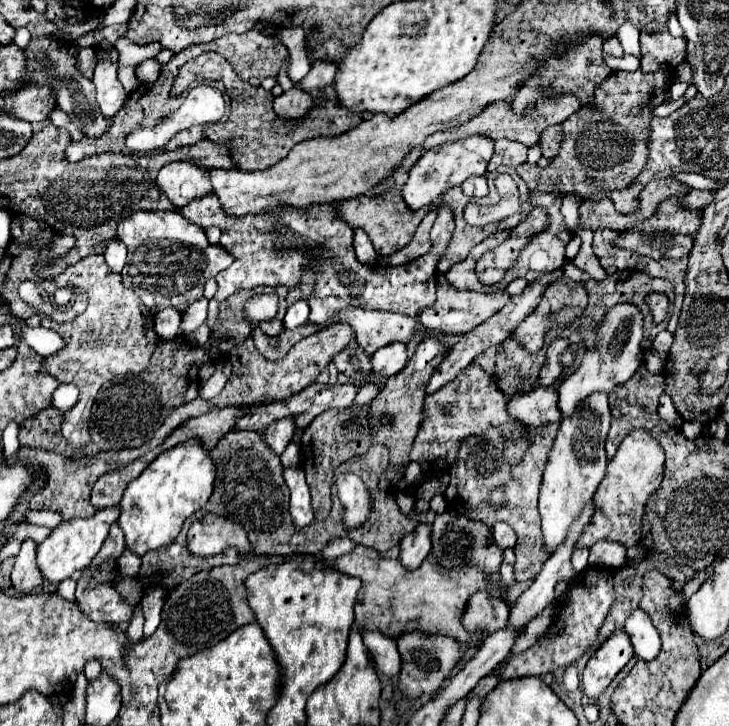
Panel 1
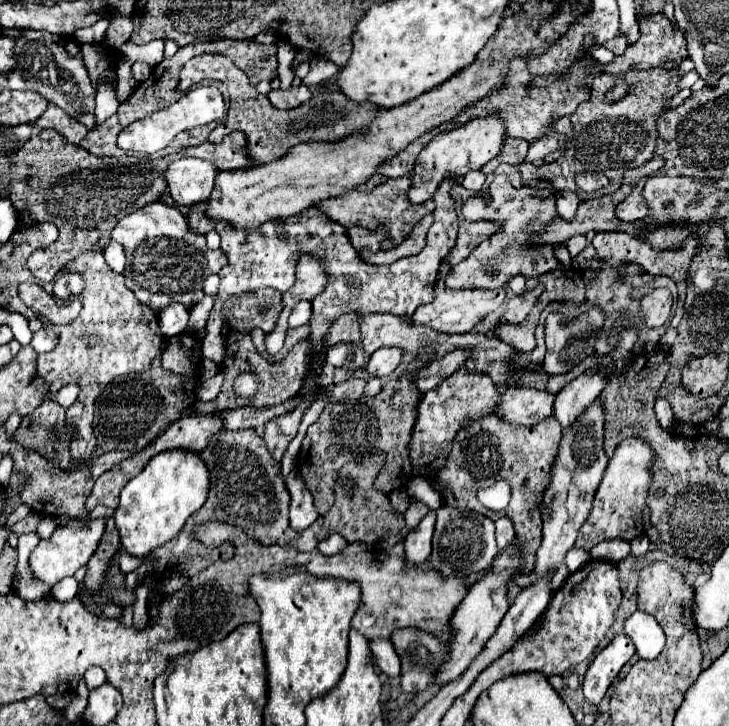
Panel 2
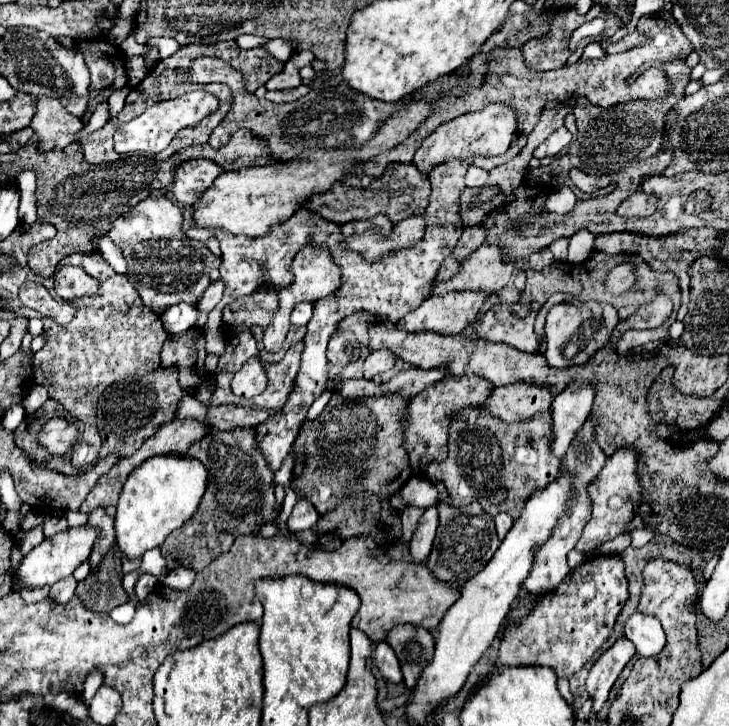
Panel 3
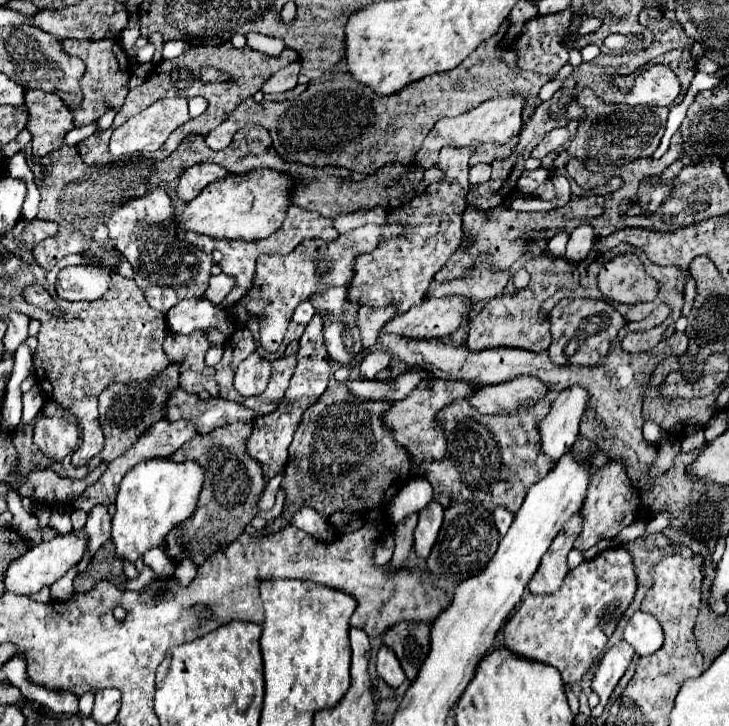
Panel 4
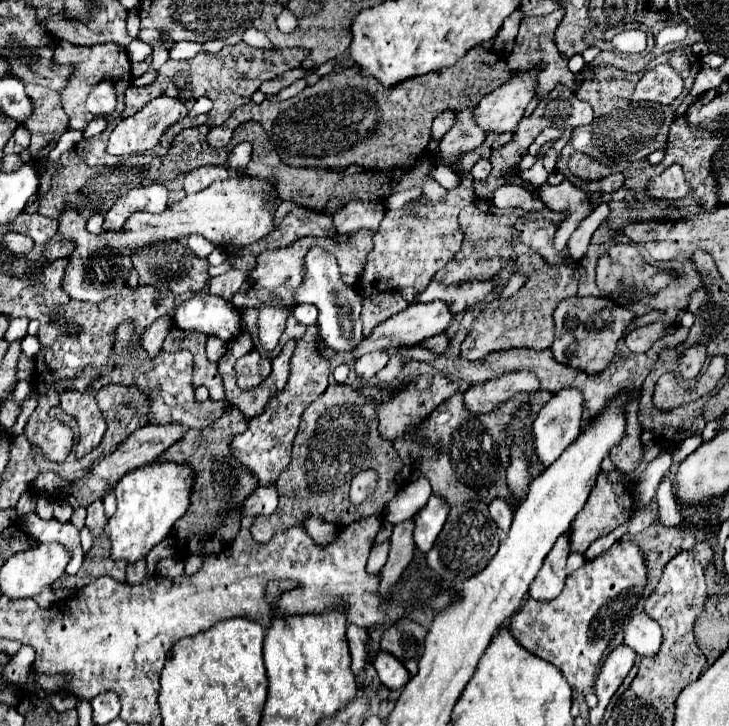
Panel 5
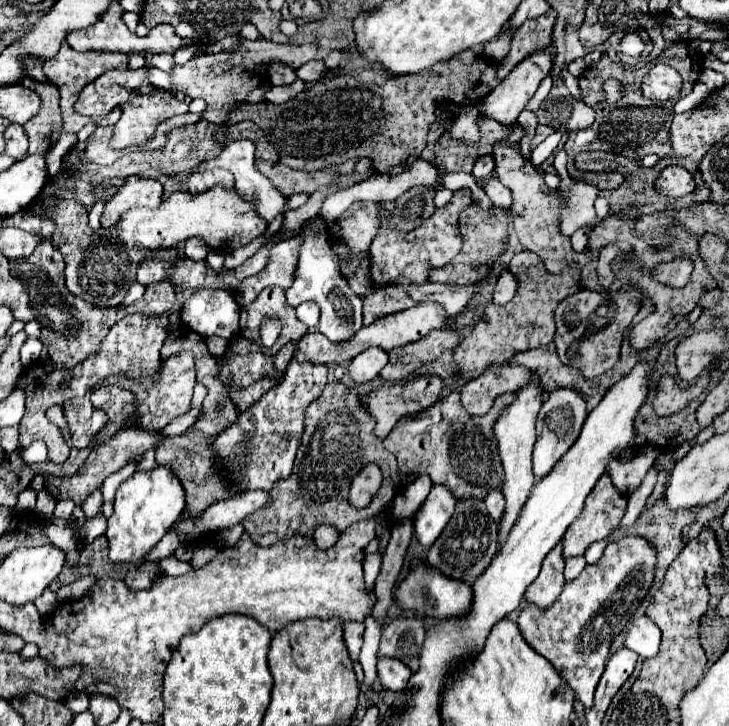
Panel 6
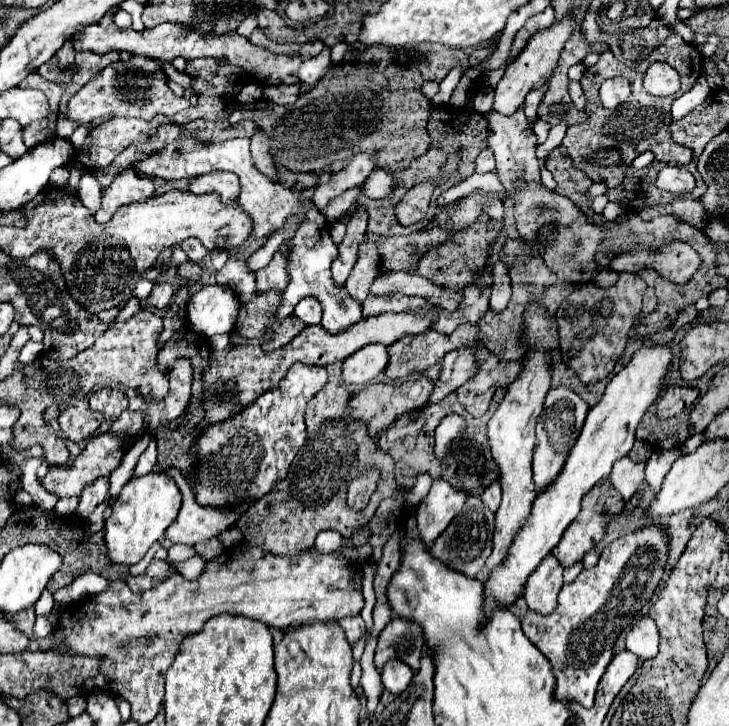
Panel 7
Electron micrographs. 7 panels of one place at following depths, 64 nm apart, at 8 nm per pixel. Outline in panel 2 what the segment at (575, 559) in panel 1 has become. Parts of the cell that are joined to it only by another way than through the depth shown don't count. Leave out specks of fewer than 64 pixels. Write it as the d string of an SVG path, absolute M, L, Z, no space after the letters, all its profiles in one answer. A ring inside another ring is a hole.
M572 548L572 550L566 554L566 564L568 564L568 570L570 570L570 572L580 570L588 560L590 560L590 554L588 554L586 550L580 550L580 548Z

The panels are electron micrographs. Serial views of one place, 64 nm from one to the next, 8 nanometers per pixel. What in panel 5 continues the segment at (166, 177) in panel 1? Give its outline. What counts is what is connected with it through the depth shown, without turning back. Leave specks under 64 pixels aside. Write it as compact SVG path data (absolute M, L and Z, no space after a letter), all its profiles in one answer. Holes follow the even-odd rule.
M200 166L184 176L184 192L196 194L206 186L210 186L212 182L226 178L228 178L228 170L224 166Z

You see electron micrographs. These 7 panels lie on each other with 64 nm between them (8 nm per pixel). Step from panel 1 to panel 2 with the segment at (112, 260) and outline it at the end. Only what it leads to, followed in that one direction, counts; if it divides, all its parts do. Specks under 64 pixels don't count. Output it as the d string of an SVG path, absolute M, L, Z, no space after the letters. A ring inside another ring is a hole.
M109 242L106 250L103 250L103 255L108 266L117 273L123 273L126 266L126 257L124 248L116 242Z

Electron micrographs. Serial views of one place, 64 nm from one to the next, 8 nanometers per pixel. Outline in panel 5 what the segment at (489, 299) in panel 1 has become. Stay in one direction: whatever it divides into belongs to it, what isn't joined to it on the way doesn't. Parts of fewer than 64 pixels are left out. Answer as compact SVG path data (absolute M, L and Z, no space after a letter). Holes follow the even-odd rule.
M434 300L434 302L416 302L412 306L408 306L406 310L398 312L396 316L388 318L386 322L382 322L380 326L376 326L376 330L364 338L360 342L360 346L354 350L354 356L360 358L362 354L366 352L372 352L372 350L388 350L388 348L402 348L402 346L416 346L420 342L424 342L426 338L432 338L432 336L438 336L438 334L444 334L452 322L454 314L450 312L448 304L442 302L442 300Z

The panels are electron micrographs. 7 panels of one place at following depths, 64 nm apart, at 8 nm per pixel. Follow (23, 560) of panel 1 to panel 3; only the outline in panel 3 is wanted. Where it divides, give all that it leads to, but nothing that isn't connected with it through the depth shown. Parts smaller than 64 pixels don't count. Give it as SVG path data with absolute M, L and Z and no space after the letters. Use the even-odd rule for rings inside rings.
M44 586L44 588L24 588L24 590L20 592L20 596L22 596L24 600L28 600L28 602L44 600L44 598L48 598L48 586Z

